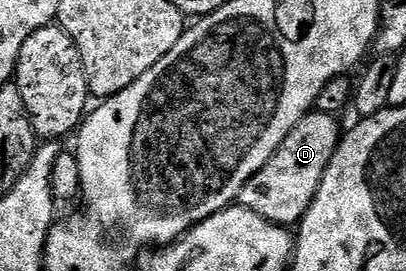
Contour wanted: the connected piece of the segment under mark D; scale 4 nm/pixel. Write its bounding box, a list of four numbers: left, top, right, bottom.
[237,110,344,224]

